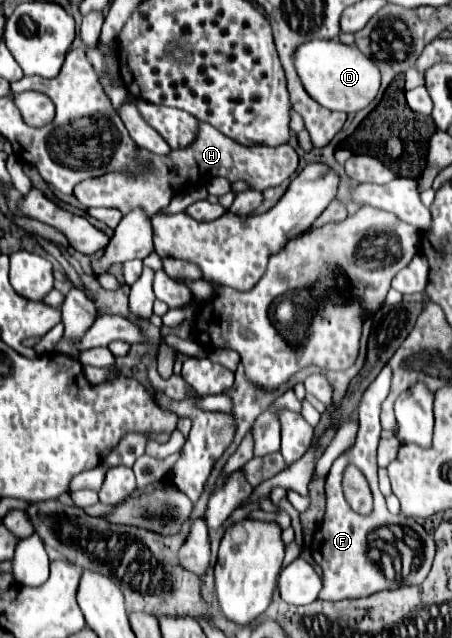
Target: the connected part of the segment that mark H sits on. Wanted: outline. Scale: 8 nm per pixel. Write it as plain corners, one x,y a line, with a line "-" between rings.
199,122
199,138
183,150
173,150
167,158
151,154
147,150
139,150
139,156
143,160
149,158
149,162
155,166
155,170
147,176
131,176
125,178
123,174
105,174
99,178
91,178
87,182
79,182
75,186
75,196
77,200
85,206
103,206
103,208
117,208
121,214
127,214
133,208
143,208
147,210
149,216
157,214
159,210
167,208
171,198
185,188
191,186
206,187
215,176
223,176
229,182
235,180
245,180
253,190
267,190
283,184
287,178
291,178
299,166
297,152
293,146
283,144
283,146
243,146
227,136
223,136
219,130
211,128
207,122

